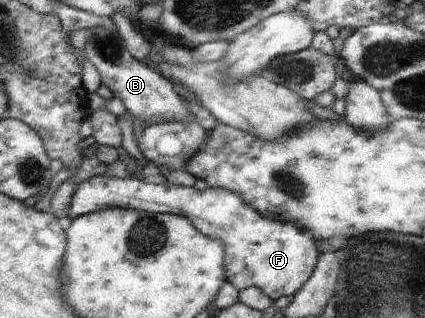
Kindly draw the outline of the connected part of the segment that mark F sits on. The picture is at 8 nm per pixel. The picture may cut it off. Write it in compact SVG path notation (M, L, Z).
M132 175L127 178L93 176L75 186L69 203L67 222L81 215L107 208L183 216L205 237L219 239L225 249L225 279L241 291L247 287L261 289L273 301L294 296L309 281L320 252L316 240L306 229L295 223L281 223L279 219L263 217L249 207L240 195L223 188L208 186L203 191L181 187L170 182L153 184Z

